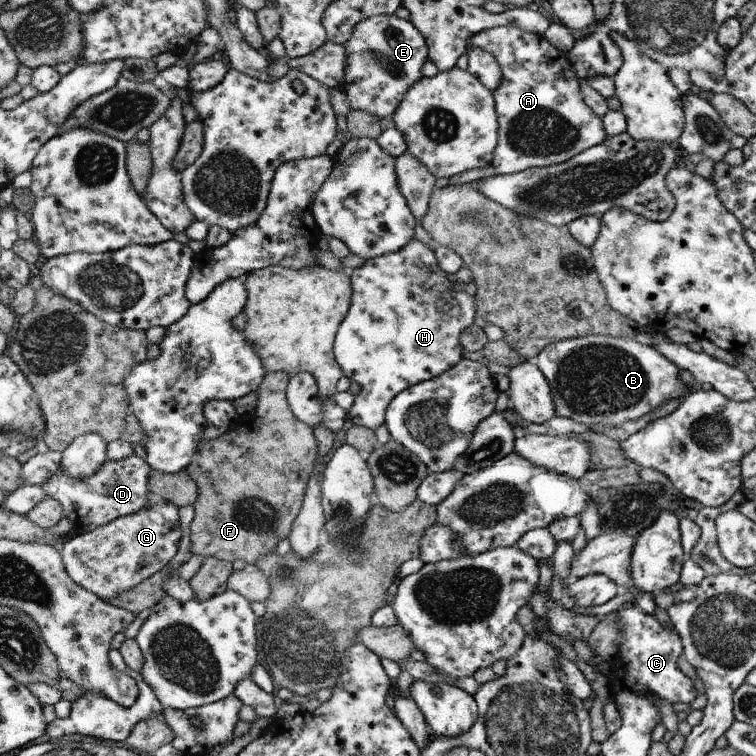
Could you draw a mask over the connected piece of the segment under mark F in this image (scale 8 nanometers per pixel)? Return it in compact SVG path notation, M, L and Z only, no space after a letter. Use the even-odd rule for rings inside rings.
M274 372L266 373L262 384L256 391L258 394L257 406L255 409L254 424L241 424L236 422L227 432L221 433L220 436L214 438L213 440L202 439L202 444L200 444L200 452L195 458L195 462L186 468L186 471L192 478L195 479L196 484L198 484L199 496L196 503L193 505L195 510L195 516L190 524L190 556L200 555L203 556L203 561L206 558L216 558L218 560L224 560L226 562L233 563L236 560L242 560L247 564L247 568L256 568L256 562L260 560L266 554L272 554L278 546L290 535L294 520L298 517L300 510L303 506L305 493L308 488L308 480L316 468L316 463L318 462L318 442L316 441L316 436L314 435L313 428L306 426L304 422L300 422L287 402L286 390L288 387L290 376L286 372Z

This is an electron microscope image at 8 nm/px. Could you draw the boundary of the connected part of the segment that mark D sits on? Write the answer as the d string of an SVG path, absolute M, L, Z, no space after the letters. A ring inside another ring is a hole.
M133 455L124 460L106 460L96 470L96 474L88 478L74 478L68 472L64 472L64 468L60 468L41 488L46 497L60 502L64 516L72 522L73 532L80 535L93 532L112 520L134 515L142 508L148 508L154 497L148 488L151 472L152 468L146 460Z

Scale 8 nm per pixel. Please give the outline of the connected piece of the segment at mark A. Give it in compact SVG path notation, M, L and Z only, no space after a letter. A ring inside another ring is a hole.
M500 26L474 34L469 47L482 48L492 54L502 70L502 81L492 91L498 122L498 146L494 150L491 165L495 175L510 175L530 168L558 165L602 144L608 138L602 118L598 118L584 103L580 90L582 80L574 74L568 54L554 48L544 36L524 32L514 26Z

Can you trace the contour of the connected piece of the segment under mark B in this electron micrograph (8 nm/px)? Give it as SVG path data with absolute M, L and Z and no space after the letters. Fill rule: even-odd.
M586 335L576 338L558 340L548 344L536 358L535 366L544 374L550 384L556 417L570 418L574 422L585 424L604 424L604 426L620 426L622 422L637 420L640 416L652 412L664 402L674 398L686 398L689 390L687 384L679 377L680 369L666 356L660 354L654 345L644 346L631 338L612 338L610 335Z

